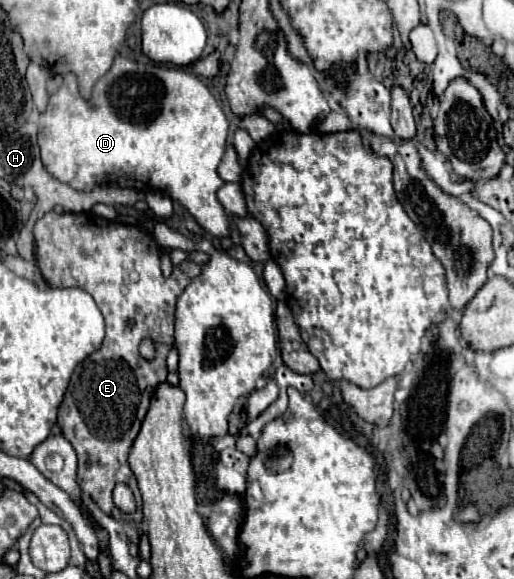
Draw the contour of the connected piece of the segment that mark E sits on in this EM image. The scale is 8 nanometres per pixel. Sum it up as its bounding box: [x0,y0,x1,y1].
[33,211,201,521]

